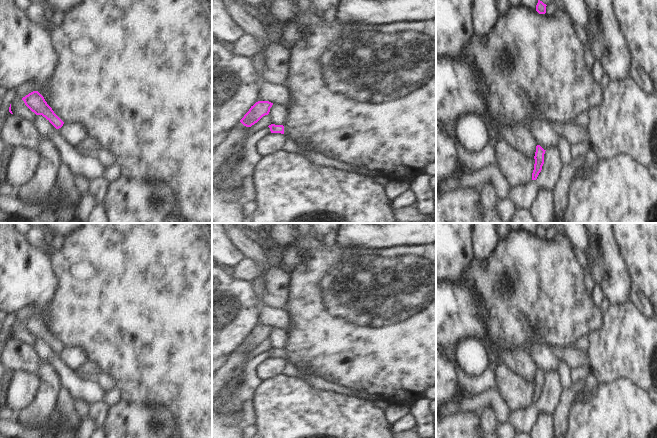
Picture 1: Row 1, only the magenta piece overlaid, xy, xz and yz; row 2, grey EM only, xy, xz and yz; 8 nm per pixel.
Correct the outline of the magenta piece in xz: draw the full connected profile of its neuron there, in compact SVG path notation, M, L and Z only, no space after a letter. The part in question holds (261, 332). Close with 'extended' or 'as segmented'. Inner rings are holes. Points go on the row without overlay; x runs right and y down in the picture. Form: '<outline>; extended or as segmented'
M269 325L256 326L253 330L251 330L249 335L244 339L240 346L246 351L251 351L252 349L257 347L263 340L269 338L272 329L273 327Z; as segmented

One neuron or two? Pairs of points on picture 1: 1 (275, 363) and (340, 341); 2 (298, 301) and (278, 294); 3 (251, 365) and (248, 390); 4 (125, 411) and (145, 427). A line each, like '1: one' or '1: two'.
1: two
2: two
3: one
4: one

